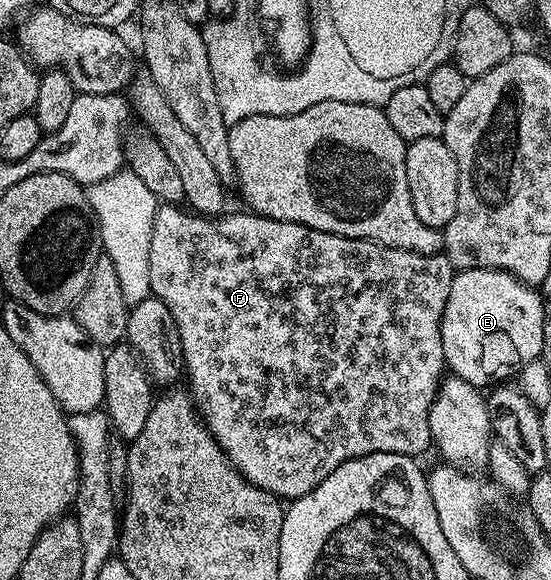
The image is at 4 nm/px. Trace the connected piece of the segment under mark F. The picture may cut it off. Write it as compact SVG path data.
M324 100L312 104L312 108L304 108L299 114L288 116L268 116L257 114L251 118L245 118L233 123L229 127L228 148L232 152L234 172L236 175L237 189L242 189L242 198L258 214L230 214L223 213L221 216L203 216L193 212L187 212L178 204L159 205L154 223L152 224L152 240L148 248L148 280L150 281L150 293L164 304L168 304L168 312L172 312L172 318L176 320L176 326L180 332L180 344L182 345L182 365L185 377L190 377L188 393L194 399L202 421L210 430L211 436L220 444L220 448L228 456L228 460L241 472L248 482L275 494L279 500L293 500L302 498L308 492L316 489L325 478L340 464L344 464L353 458L368 456L369 454L408 454L419 456L427 449L431 449L430 425L428 416L438 394L439 385L446 370L446 357L444 356L444 344L442 343L442 317L444 316L444 304L448 304L448 292L452 292L452 280L456 273L454 265L447 260L444 250L444 234L442 230L432 228L416 216L416 208L412 208L412 192L408 192L408 172L406 171L406 148L407 143L398 135L392 124L388 124L388 116L381 105L369 102L341 102L340 100Z

